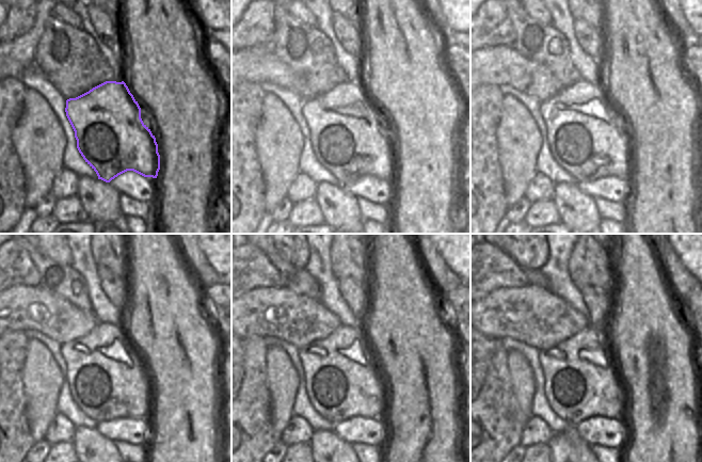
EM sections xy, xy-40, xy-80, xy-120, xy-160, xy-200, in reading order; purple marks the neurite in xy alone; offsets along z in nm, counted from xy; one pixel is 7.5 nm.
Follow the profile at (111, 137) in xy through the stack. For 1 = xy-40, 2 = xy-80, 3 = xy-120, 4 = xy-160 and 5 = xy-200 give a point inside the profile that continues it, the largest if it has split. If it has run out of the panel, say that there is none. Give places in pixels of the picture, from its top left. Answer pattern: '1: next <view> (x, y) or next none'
1: next xy-40 (347, 137)
2: next xy-80 (586, 138)
3: next xy-120 (107, 378)
4: next xy-160 (344, 379)
5: next xy-200 (580, 381)

